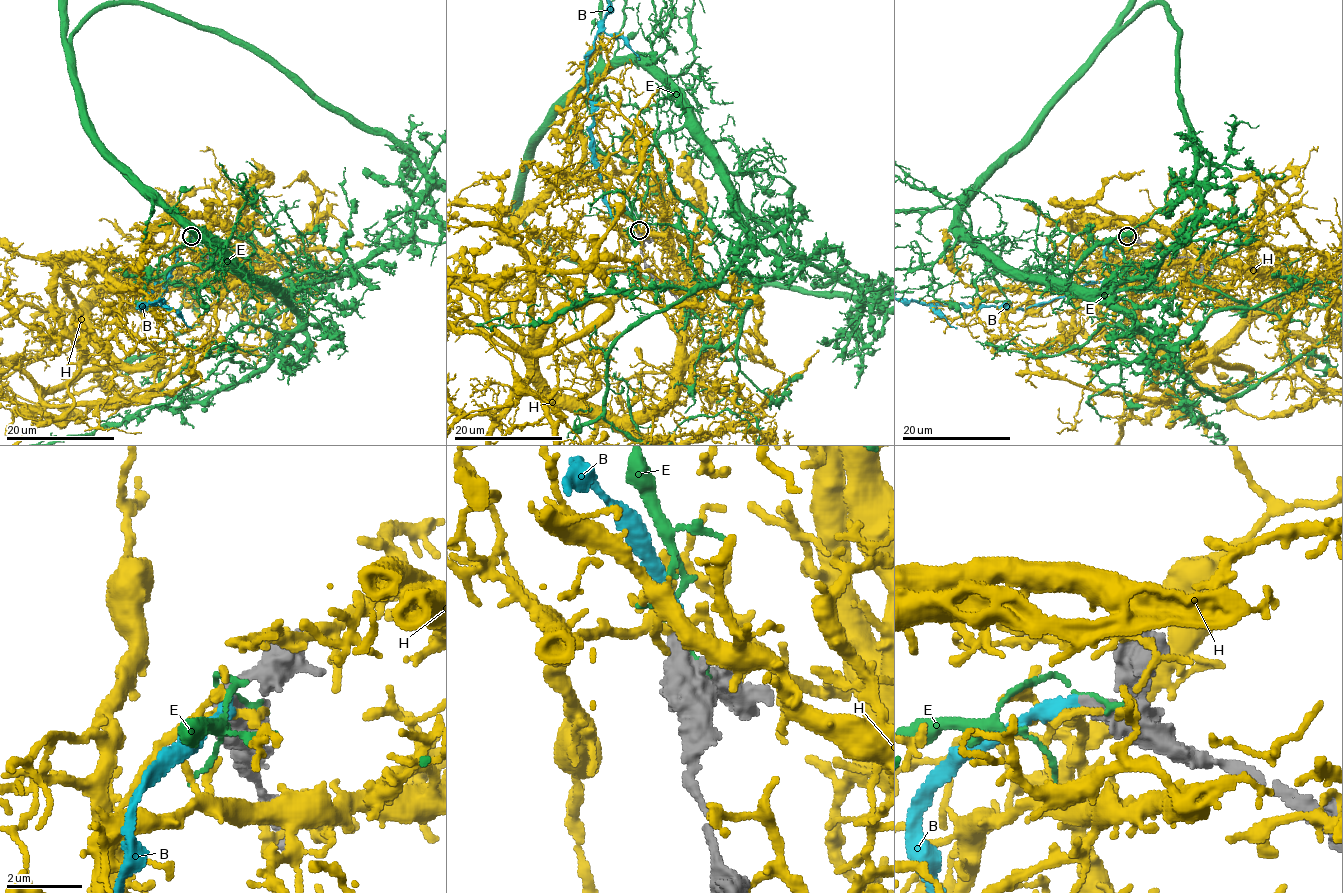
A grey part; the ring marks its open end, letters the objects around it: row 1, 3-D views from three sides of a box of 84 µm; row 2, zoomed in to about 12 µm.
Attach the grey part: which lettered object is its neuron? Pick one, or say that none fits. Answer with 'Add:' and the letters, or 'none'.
Add: B

